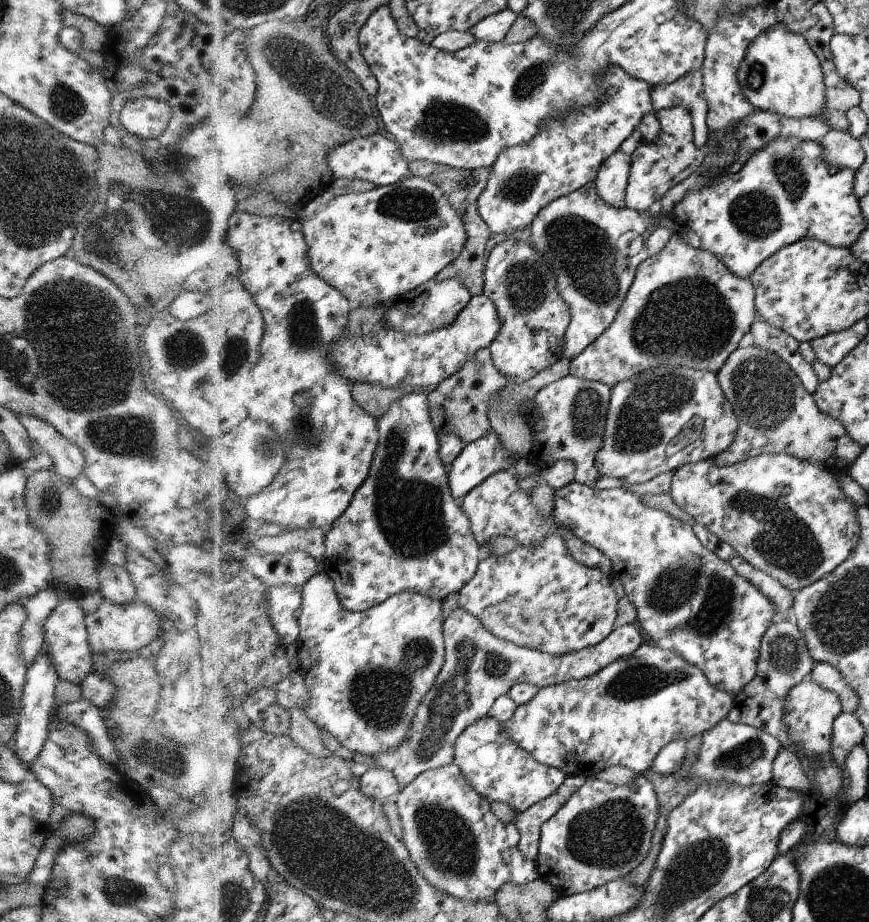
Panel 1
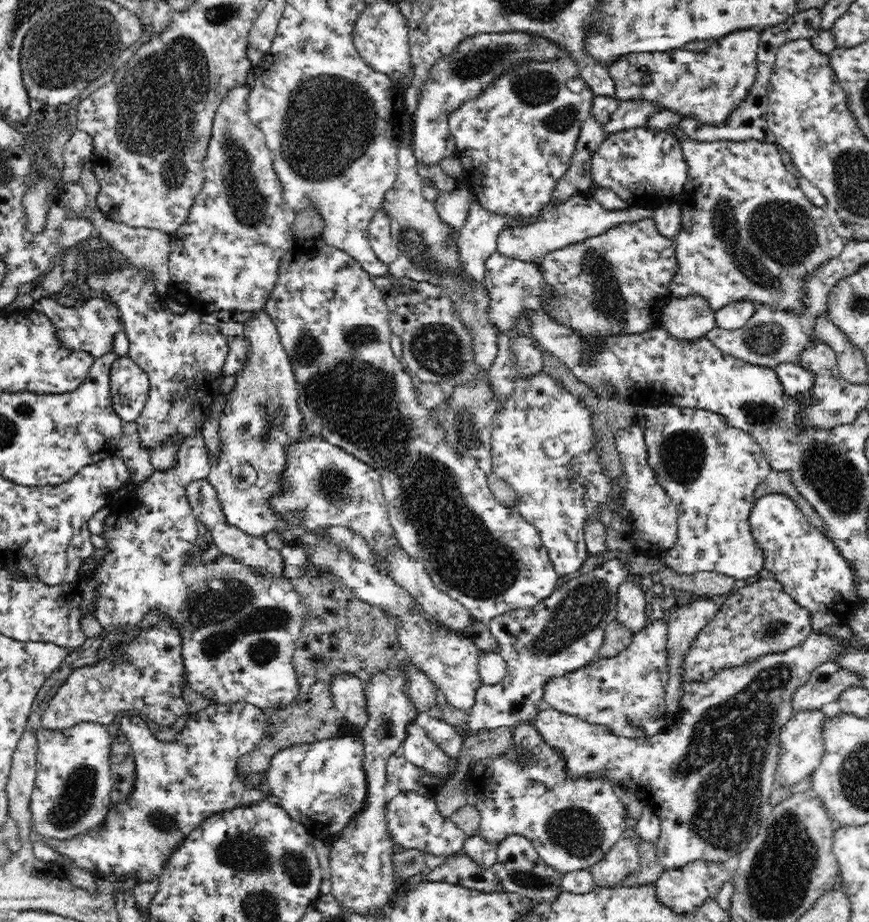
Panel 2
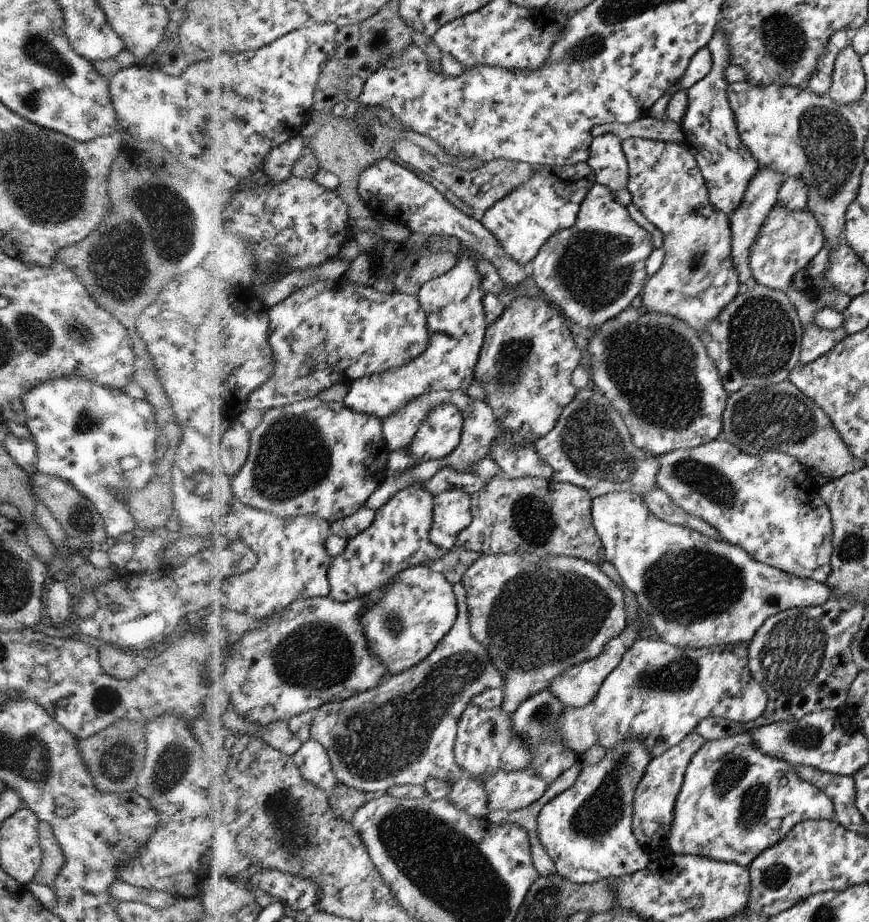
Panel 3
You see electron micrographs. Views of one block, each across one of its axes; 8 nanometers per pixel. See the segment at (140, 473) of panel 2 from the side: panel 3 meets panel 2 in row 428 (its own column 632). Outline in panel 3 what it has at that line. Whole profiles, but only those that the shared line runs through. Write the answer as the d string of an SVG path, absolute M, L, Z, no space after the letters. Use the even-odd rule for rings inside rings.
M645 116L627 126L621 123L601 124L601 130L603 130L603 134L615 134L620 141L630 137L640 137L641 139L684 144L680 126L667 119L656 120Z

